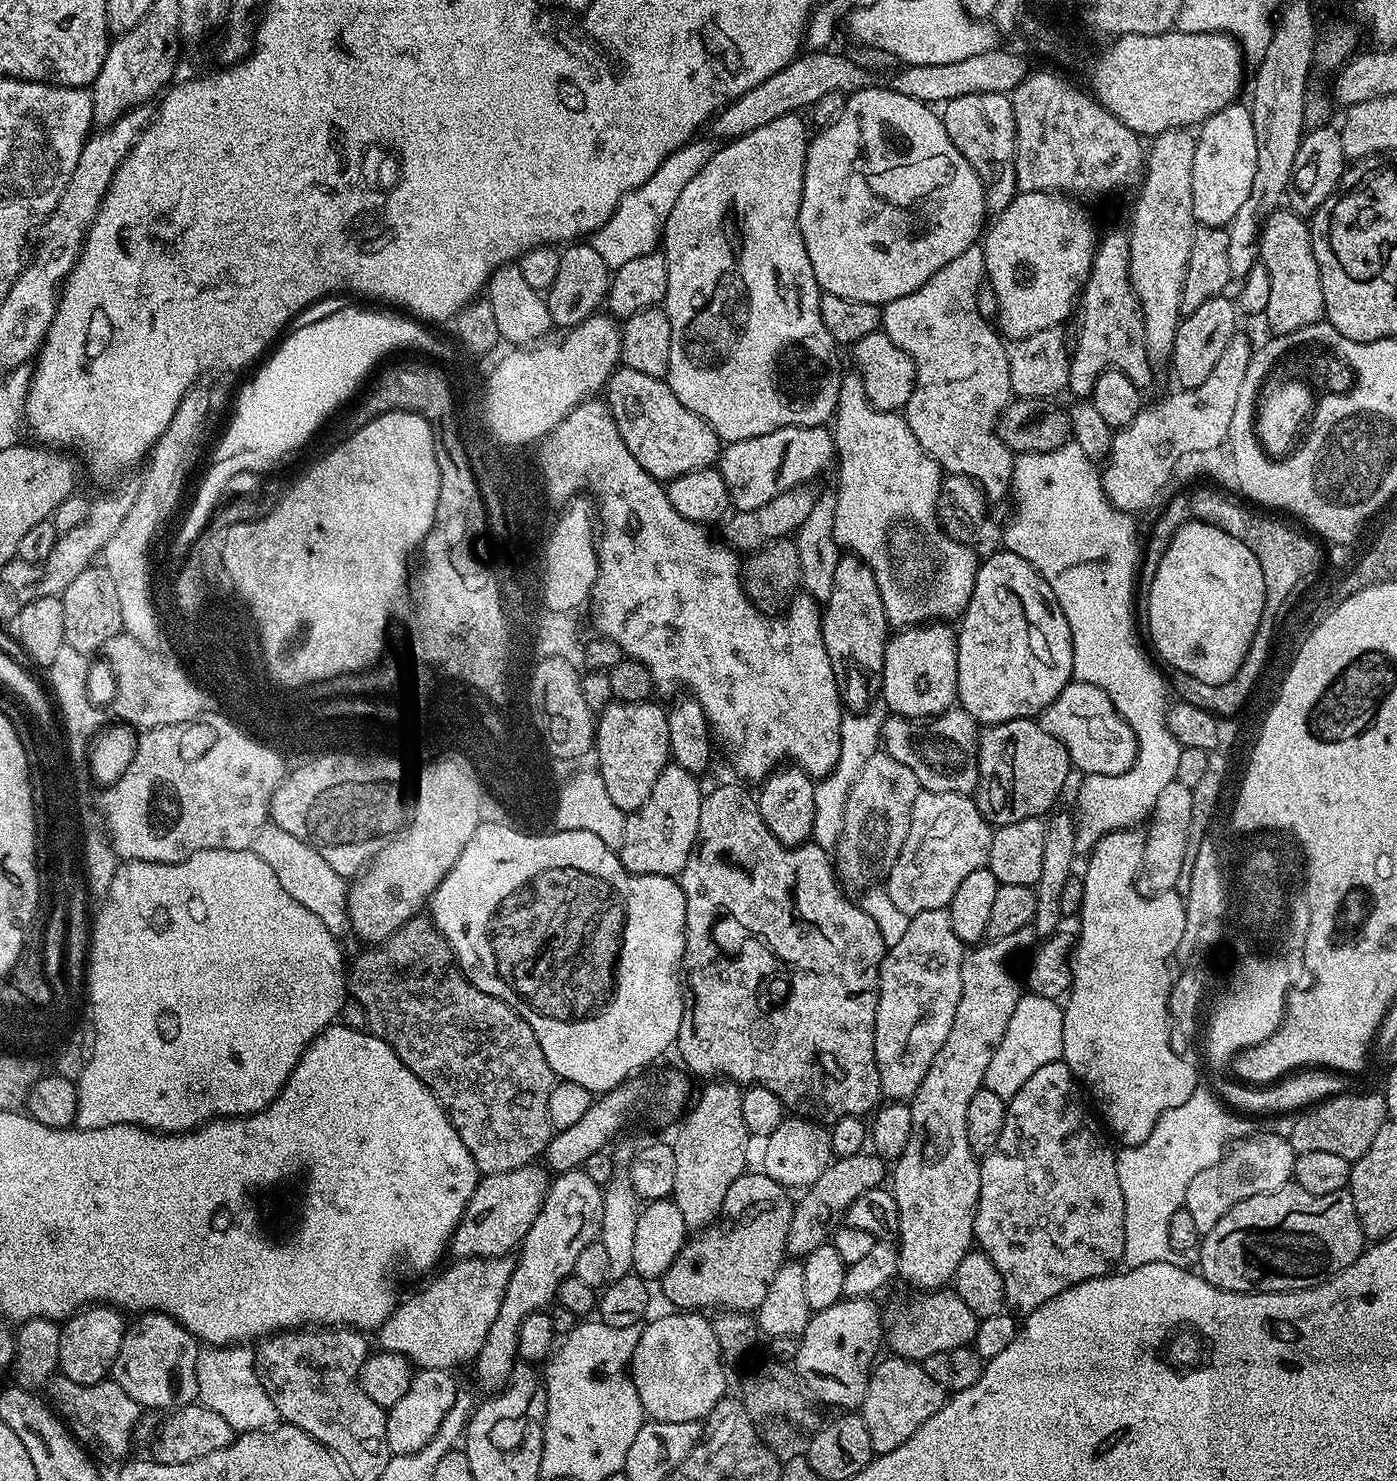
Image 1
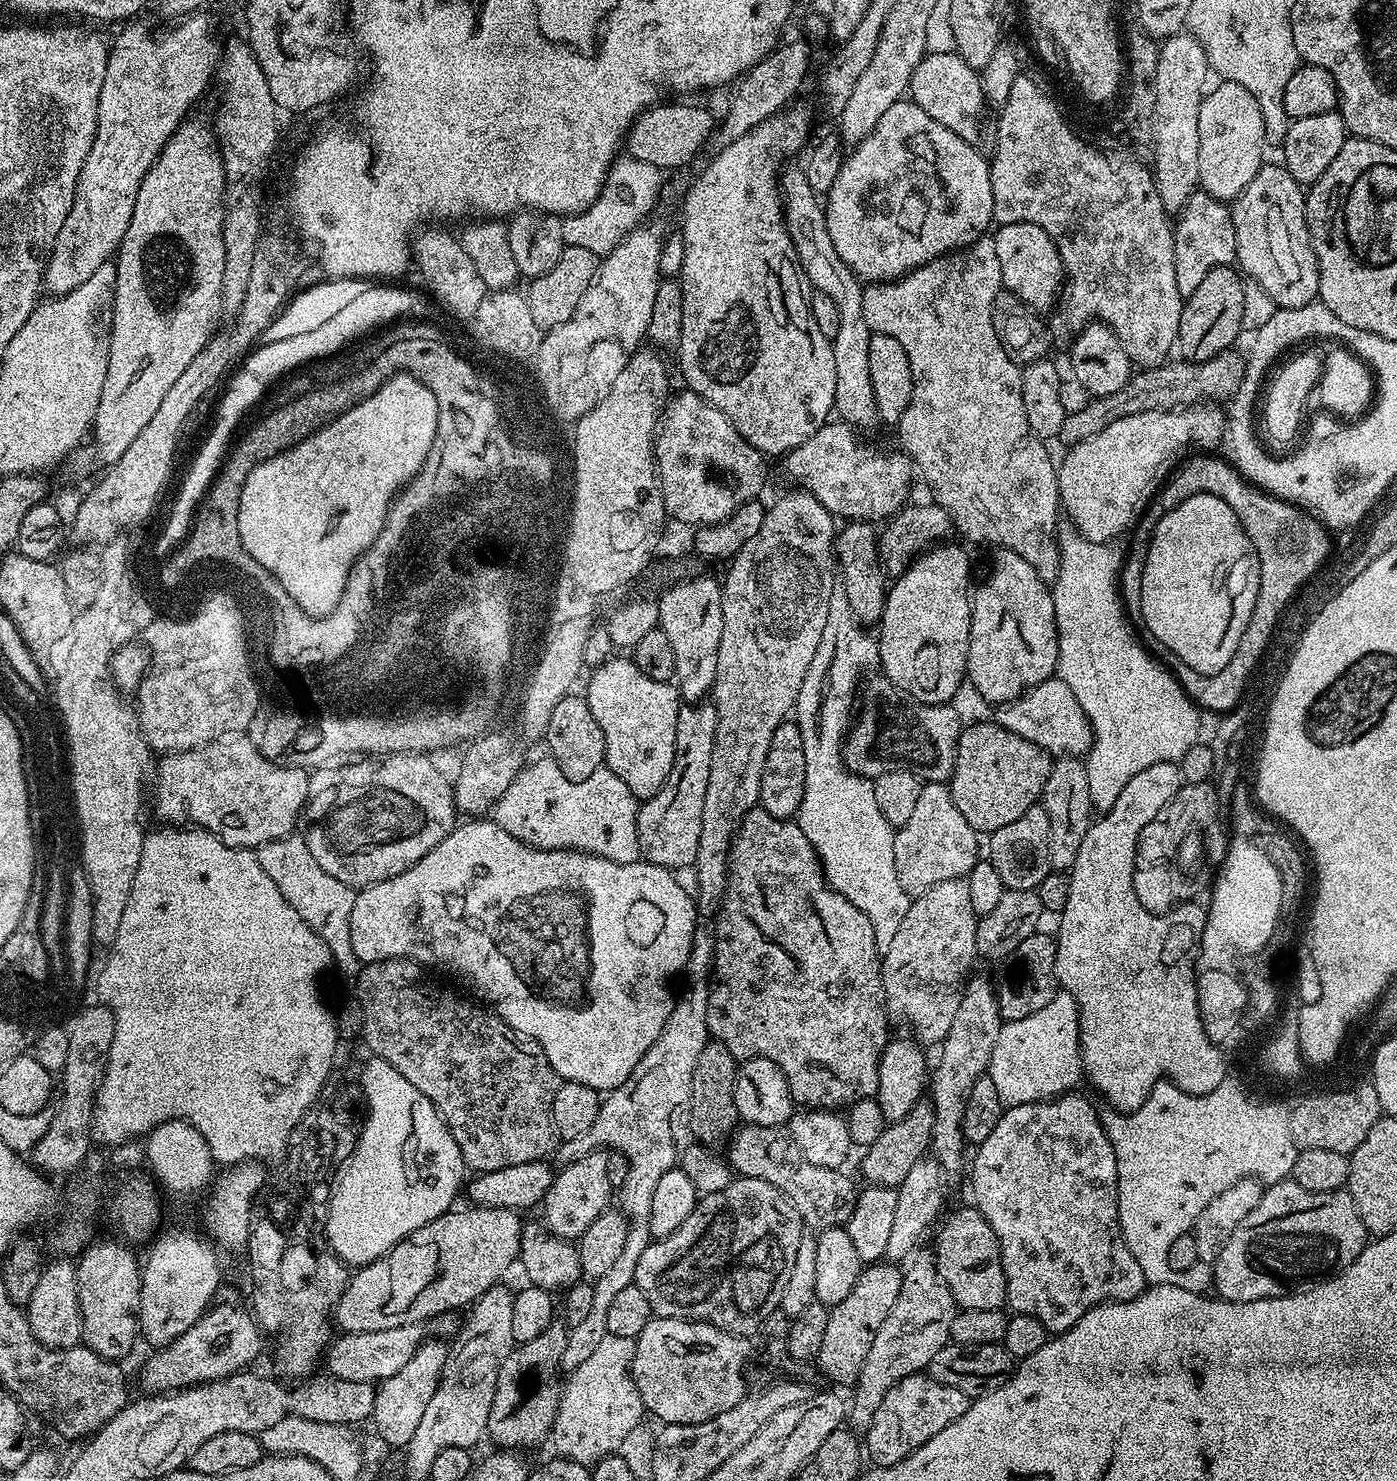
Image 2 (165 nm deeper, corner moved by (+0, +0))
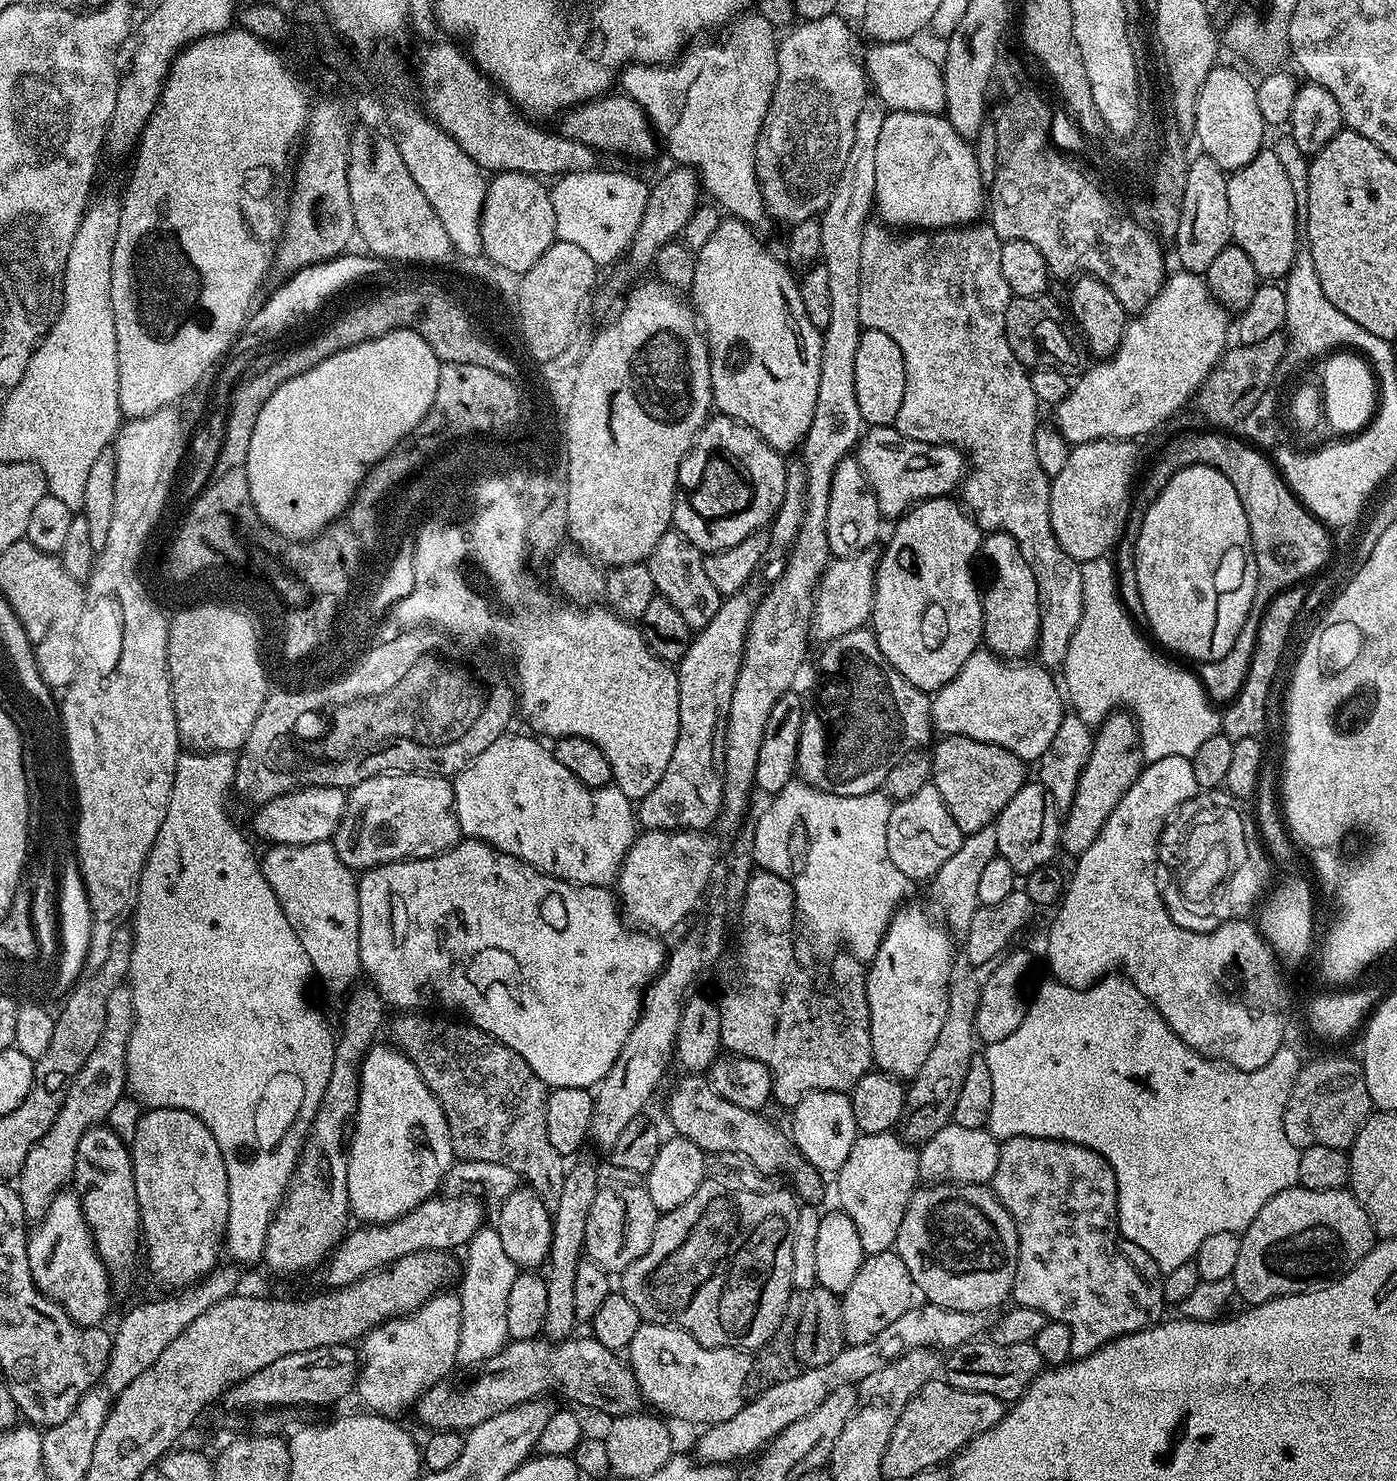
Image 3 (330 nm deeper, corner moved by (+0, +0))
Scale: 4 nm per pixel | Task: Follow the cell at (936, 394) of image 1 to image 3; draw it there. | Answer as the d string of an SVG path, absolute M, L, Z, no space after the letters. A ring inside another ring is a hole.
M870 222L862 234L862 278L860 279L860 297L858 298L858 314L864 328L882 330L882 334L890 334L898 350L902 350L902 358L906 366L906 394L902 394L902 407L898 410L895 428L906 438L914 438L918 442L931 444L950 444L966 454L970 471L962 481L962 503L973 520L980 525L985 533L1005 532L1014 538L1022 558L1034 573L1034 582L1038 582L1038 602L1040 603L1040 633L1034 649L1039 663L1049 670L1061 667L1066 658L1066 650L1070 638L1080 621L1082 610L1082 570L1081 561L1070 558L1062 546L1058 546L1058 538L1054 538L1054 530L1050 526L1050 490L1052 481L1038 466L1038 454L1034 454L1034 434L1038 427L1036 408L1038 401L1034 394L1034 386L1030 386L1030 372L1021 364L1020 359L1010 350L1010 342L1006 338L1006 306L1010 299L1008 283L1002 278L1002 242L998 234L988 222L973 222L955 228L939 230L893 230L888 226Z

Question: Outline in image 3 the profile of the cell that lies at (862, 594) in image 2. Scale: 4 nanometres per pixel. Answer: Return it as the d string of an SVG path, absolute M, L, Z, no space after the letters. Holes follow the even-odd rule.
M855 458L838 462L830 486L830 500L826 506L826 538L828 550L833 557L853 556L877 543L882 517L878 498L868 485L866 474Z

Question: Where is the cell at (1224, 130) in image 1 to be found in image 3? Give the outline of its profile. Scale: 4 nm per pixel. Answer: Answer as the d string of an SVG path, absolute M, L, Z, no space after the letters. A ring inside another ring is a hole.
M1212 68L1210 74L1206 74L1206 82L1202 82L1202 90L1198 94L1194 133L1200 143L1199 151L1214 158L1225 173L1231 174L1249 164L1265 147L1264 131L1266 125L1258 110L1256 84L1248 81L1236 68Z

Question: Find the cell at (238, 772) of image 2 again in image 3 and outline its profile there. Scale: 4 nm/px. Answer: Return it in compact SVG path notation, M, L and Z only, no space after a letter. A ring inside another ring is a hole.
M300 788L297 792L287 792L255 809L252 824L262 839L274 844L313 844L323 840L331 841L336 835L336 825L344 817L344 807L348 804L345 789L342 788Z

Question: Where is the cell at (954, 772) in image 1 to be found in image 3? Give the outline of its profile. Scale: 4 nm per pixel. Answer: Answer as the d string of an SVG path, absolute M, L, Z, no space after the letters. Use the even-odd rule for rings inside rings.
M867 627L842 634L837 640L827 641L821 648L824 649L820 652L820 668L828 675L828 685L820 696L820 709L816 716L812 710L804 713L796 759L799 779L839 796L861 796L883 789L885 778L900 759L911 752L927 749L933 743L929 693L915 688L898 674L898 670L894 670L894 666L890 666L880 652L876 637Z

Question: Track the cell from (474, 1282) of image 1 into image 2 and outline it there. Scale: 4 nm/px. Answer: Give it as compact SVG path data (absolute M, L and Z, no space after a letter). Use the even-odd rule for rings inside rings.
M455 1311L444 1312L440 1316L423 1324L410 1326L393 1326L391 1330L366 1330L365 1332L346 1332L337 1335L328 1346L326 1364L327 1375L346 1378L348 1382L362 1381L376 1384L398 1374L425 1340L432 1338L452 1338L460 1330L461 1317Z

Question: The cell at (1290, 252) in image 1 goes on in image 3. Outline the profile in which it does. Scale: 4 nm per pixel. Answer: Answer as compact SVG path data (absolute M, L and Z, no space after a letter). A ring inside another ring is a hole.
M1271 147L1261 148L1246 166L1228 176L1226 198L1230 198L1232 211L1232 239L1254 262L1257 277L1287 277L1295 265L1298 237L1295 228L1294 191L1286 176L1285 167Z

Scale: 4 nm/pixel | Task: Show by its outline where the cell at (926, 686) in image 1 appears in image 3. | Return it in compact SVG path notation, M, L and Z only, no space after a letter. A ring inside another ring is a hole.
M951 495L935 496L932 500L924 500L921 504L914 504L903 516L895 521L896 529L892 532L892 537L888 540L888 545L883 545L880 554L880 564L876 567L876 589L874 590L874 606L872 607L872 619L870 621L870 631L876 637L880 652L885 660L898 670L902 678L906 678L915 688L920 688L923 692L935 694L946 682L950 682L966 666L966 658L974 654L976 649L981 647L984 635L984 601L981 589L976 589L976 580L972 577L972 559L976 552L982 548L982 529L971 515L966 511L963 503Z

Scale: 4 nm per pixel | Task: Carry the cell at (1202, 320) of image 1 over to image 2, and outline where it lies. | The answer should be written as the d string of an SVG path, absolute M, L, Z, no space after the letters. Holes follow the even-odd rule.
M1218 266L1206 274L1194 294L1186 297L1178 341L1178 352L1183 359L1192 364L1201 364L1229 351L1235 345L1232 343L1242 336L1244 283L1241 273L1235 267Z

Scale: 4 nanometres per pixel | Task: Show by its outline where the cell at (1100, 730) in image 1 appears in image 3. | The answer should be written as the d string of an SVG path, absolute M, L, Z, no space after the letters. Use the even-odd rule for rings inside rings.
M981 646L977 648L974 654L970 654L970 658L966 658L966 666L962 666L962 670L958 670L958 674L954 679L946 682L946 686L942 686L931 697L932 722L935 731L944 736L965 736L966 738L974 738L978 742L990 742L994 746L1002 746L1006 750L1018 754L1018 758L1025 762L1039 761L1040 756L1046 754L1046 746L1050 746L1050 741L1054 739L1054 734L1058 734L1058 726L1062 726L1062 718L1066 714L1066 700L1058 684L1058 689L1056 689L1056 684L1052 681L1053 673L1049 669L1039 662L1033 662L1033 664L1024 663L1028 662L1009 662L1003 656L997 656L995 652L989 652L987 647Z

